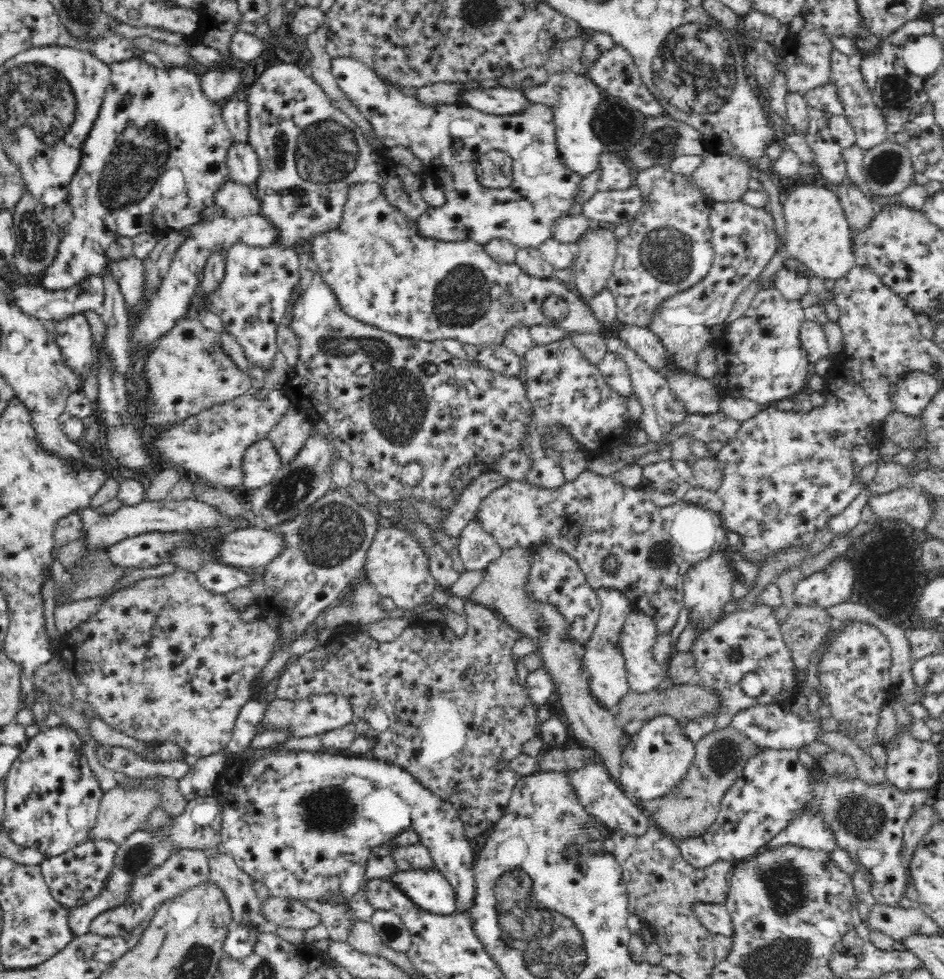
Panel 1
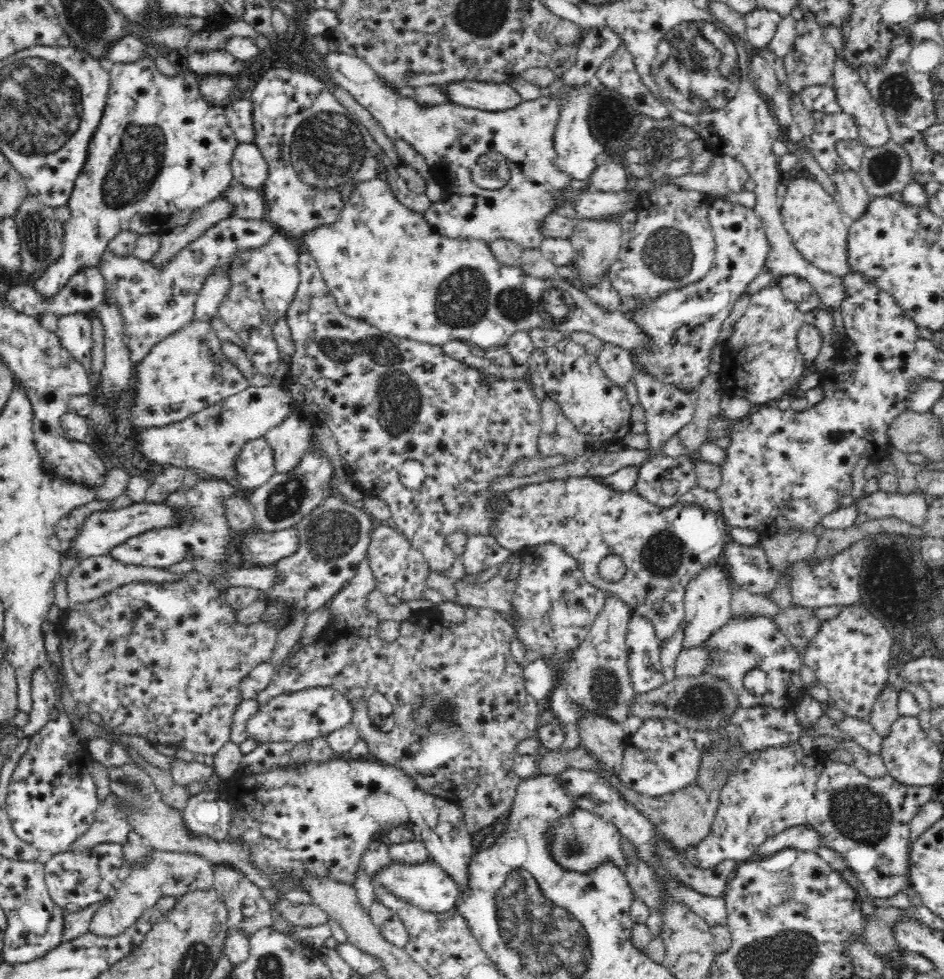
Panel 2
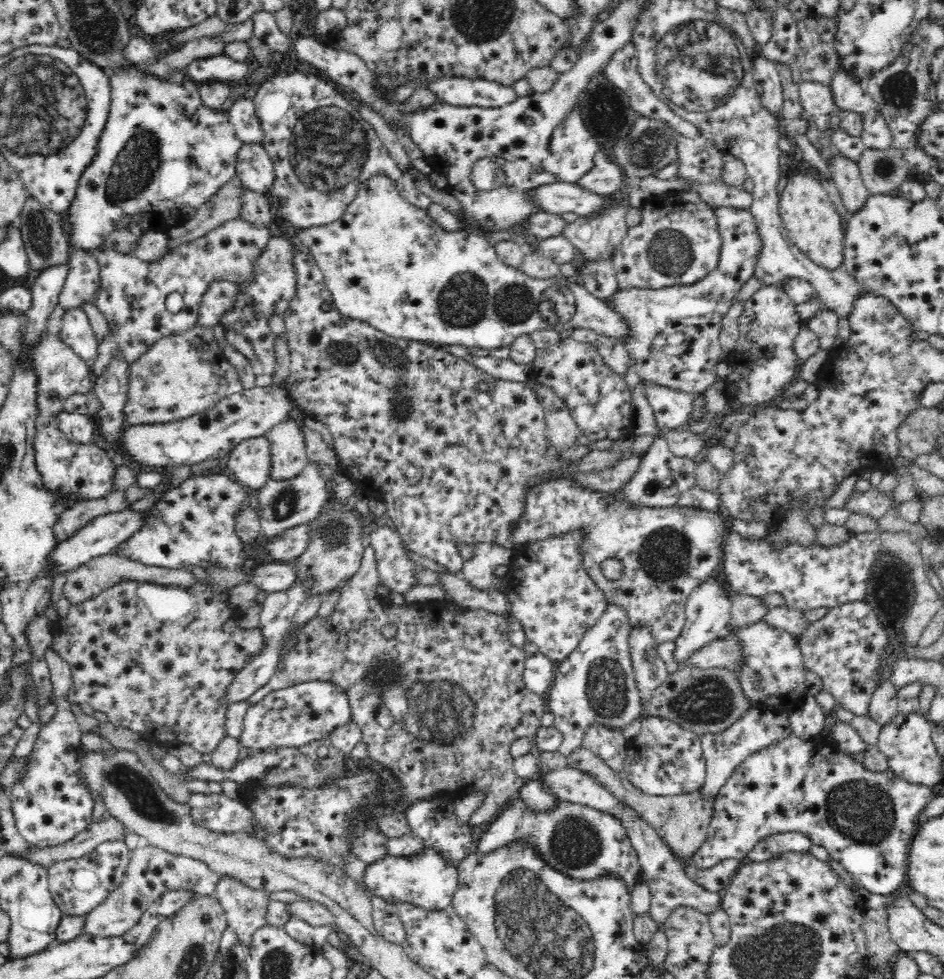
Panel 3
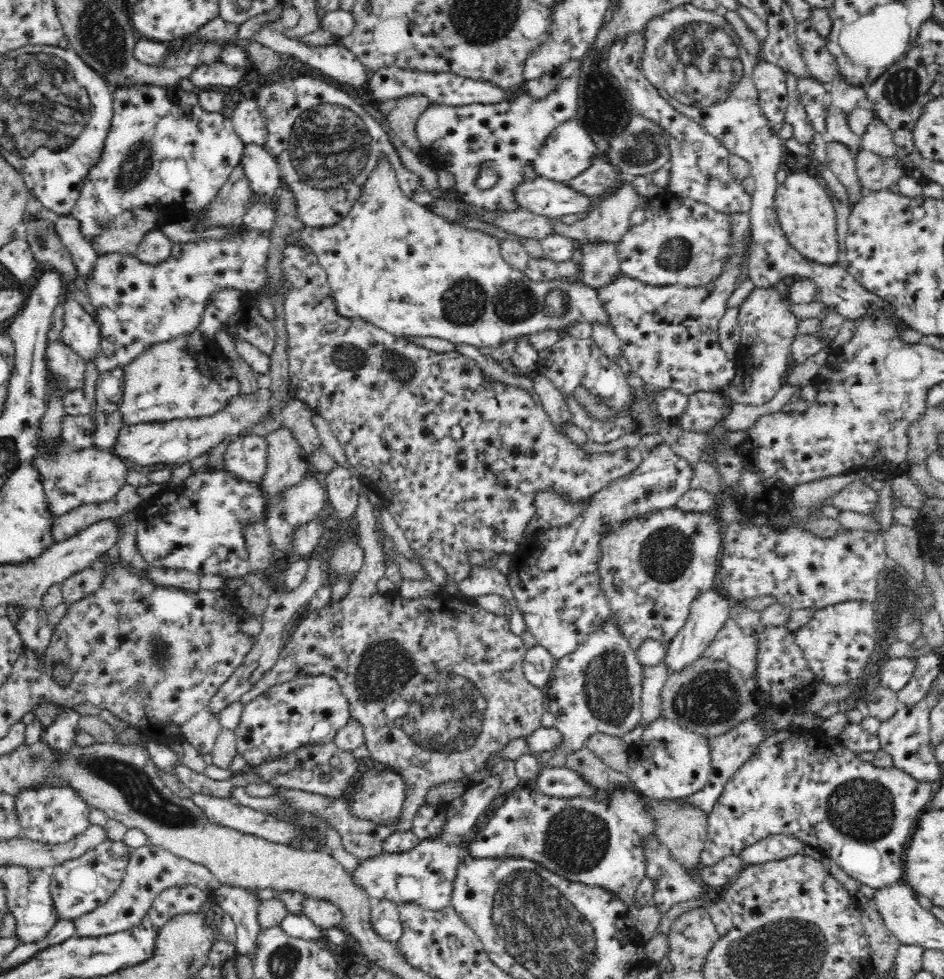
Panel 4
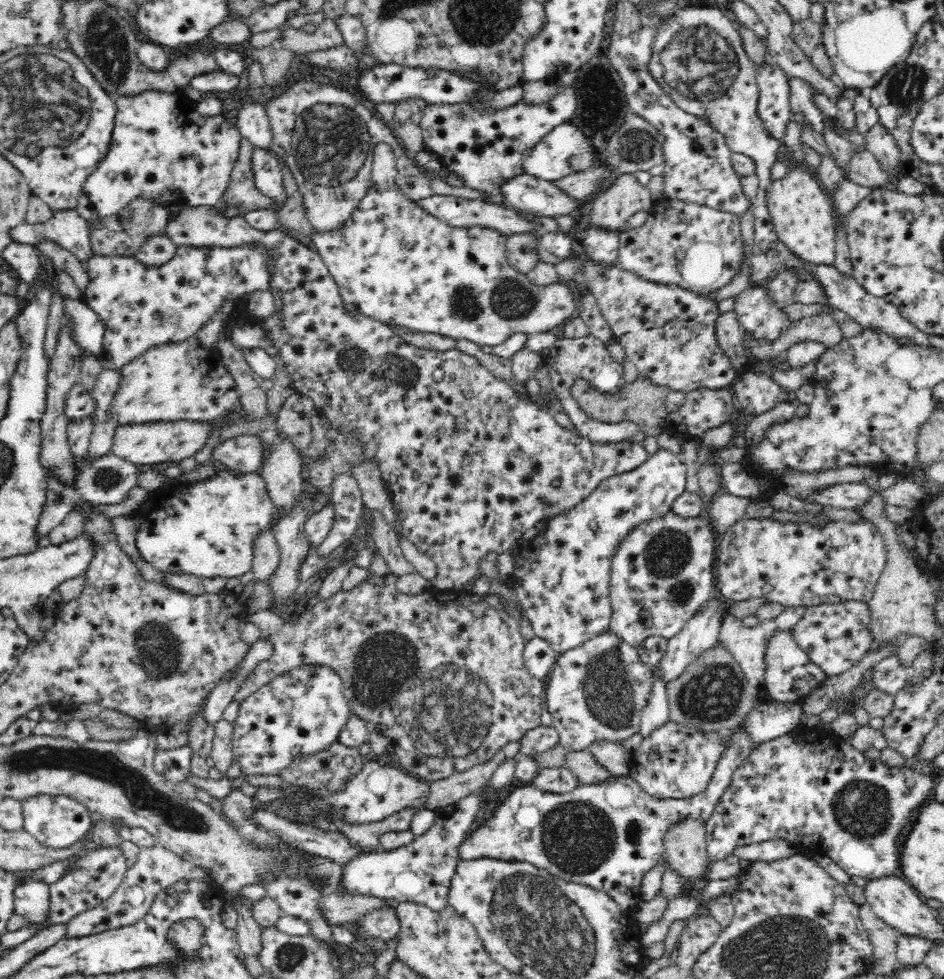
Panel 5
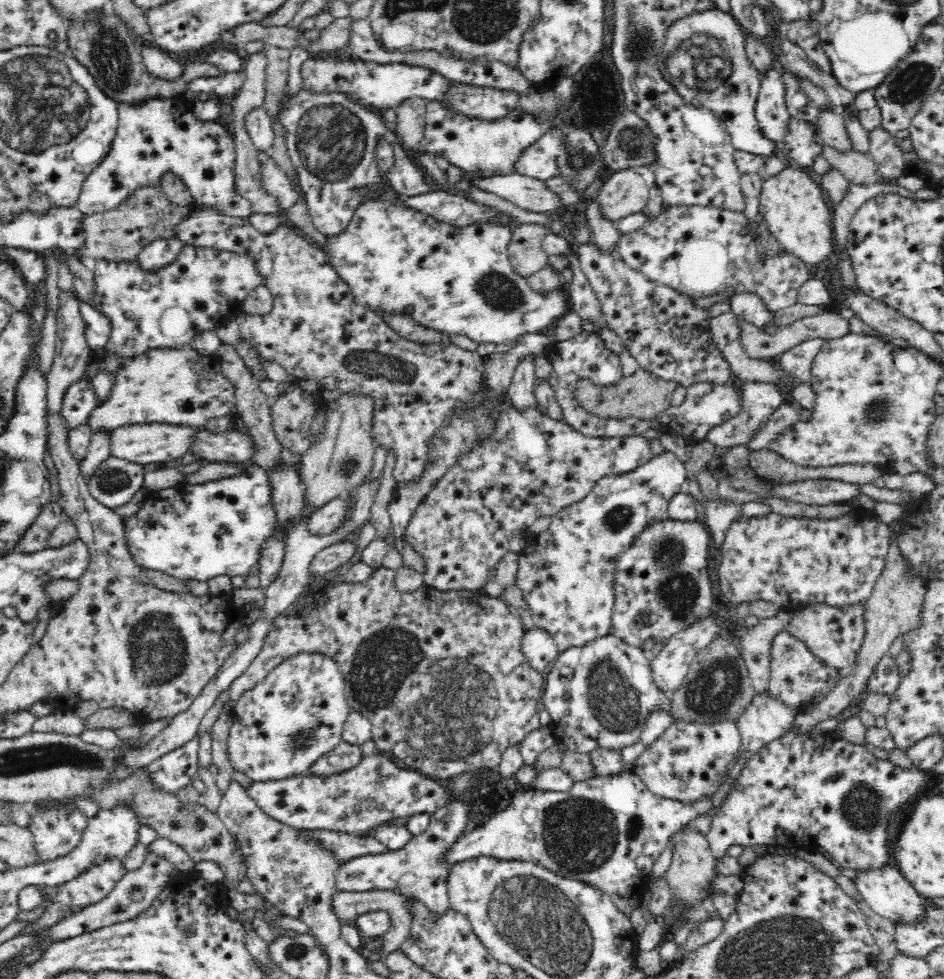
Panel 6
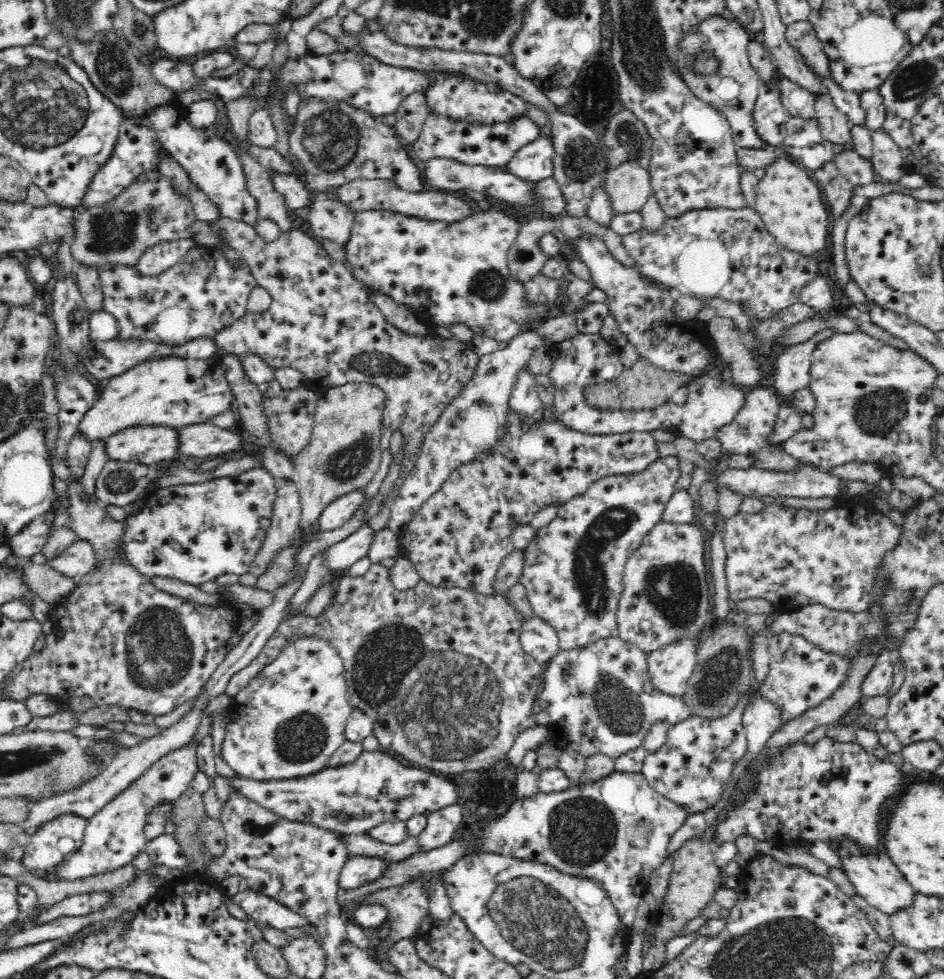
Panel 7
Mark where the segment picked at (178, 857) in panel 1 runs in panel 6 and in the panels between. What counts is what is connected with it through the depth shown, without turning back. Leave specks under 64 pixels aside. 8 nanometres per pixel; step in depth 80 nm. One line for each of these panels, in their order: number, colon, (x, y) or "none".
2: (174, 874)
3: (151, 872)
4: (151, 869)
5: (156, 868)
6: (136, 890)

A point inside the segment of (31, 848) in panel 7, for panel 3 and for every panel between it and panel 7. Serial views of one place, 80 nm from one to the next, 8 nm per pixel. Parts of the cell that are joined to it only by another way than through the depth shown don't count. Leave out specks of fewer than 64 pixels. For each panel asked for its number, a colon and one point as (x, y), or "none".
3: (51, 804)
4: (50, 813)
5: (55, 821)
6: (57, 826)

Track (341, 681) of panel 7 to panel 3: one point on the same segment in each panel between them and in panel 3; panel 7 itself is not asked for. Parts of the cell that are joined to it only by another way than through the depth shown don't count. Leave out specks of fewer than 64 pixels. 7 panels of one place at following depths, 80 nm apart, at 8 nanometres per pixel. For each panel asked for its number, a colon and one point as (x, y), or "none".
3: (290, 717)
4: (307, 710)
5: (301, 712)
6: (296, 714)

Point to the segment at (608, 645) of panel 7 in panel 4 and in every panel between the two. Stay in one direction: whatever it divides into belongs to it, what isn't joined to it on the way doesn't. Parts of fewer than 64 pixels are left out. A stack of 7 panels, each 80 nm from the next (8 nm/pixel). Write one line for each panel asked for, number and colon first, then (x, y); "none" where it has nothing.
4: (597, 688)
5: (596, 692)
6: (598, 695)

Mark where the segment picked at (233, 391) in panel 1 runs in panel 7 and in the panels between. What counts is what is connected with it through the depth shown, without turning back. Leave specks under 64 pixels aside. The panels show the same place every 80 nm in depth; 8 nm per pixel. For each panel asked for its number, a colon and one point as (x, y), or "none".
2: (187, 372)
3: (181, 375)
4: (185, 377)
5: (182, 380)
6: (177, 385)
7: (173, 391)

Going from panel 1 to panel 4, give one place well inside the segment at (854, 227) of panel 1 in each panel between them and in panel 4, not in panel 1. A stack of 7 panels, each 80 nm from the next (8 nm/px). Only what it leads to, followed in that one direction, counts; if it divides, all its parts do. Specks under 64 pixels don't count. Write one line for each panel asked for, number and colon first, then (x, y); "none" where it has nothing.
2: (854, 199)
3: (853, 192)
4: (841, 160)

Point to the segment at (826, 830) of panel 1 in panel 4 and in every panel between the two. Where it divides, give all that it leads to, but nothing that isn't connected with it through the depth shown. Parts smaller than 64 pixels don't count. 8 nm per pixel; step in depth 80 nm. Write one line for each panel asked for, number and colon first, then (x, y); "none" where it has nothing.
2: (804, 837)
3: (775, 844)
4: (774, 847)

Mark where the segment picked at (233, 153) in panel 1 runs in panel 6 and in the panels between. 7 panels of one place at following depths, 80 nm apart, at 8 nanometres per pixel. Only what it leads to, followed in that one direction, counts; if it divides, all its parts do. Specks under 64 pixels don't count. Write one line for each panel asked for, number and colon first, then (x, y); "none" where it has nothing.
2: (248, 167)
3: (254, 168)
4: (261, 169)
5: (266, 168)
6: (274, 180)

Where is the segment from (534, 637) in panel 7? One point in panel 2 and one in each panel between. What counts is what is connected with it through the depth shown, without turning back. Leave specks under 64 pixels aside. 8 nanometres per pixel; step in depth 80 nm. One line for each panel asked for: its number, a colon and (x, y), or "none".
2: (540, 677)
3: (539, 672)
4: (538, 664)
5: (539, 657)
6: (539, 648)

